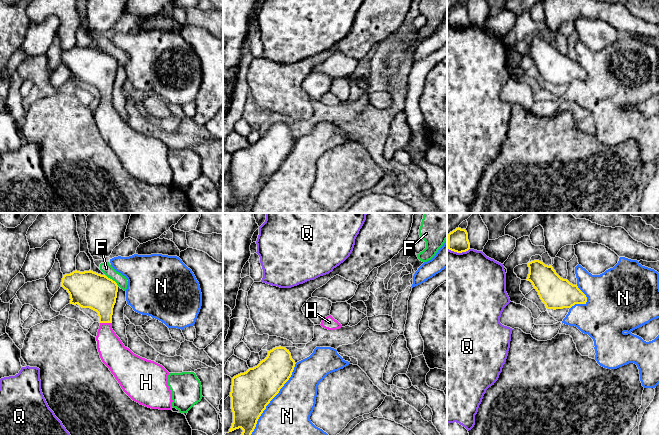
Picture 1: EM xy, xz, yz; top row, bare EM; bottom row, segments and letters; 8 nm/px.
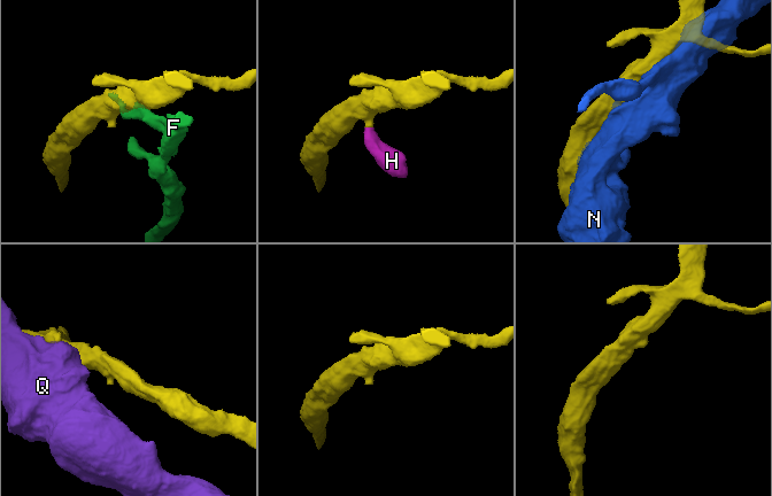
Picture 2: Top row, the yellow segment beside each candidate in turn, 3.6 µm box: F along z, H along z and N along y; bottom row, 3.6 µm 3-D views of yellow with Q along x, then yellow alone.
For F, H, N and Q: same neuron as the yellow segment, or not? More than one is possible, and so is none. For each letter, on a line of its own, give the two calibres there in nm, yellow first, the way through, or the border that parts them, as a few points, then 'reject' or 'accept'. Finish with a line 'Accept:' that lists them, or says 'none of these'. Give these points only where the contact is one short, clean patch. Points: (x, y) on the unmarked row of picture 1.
F: 300 nm thick on the yellow side, 90 nm on the other; reject
H: 280 nm thick on the yellow side, 220 nm on the other; accept
N: 320 nm thick on the yellow side, 420 nm on the other; reject
Q: 160 nm thick on the yellow side, 500 nm on the other; reject
Accept: H

